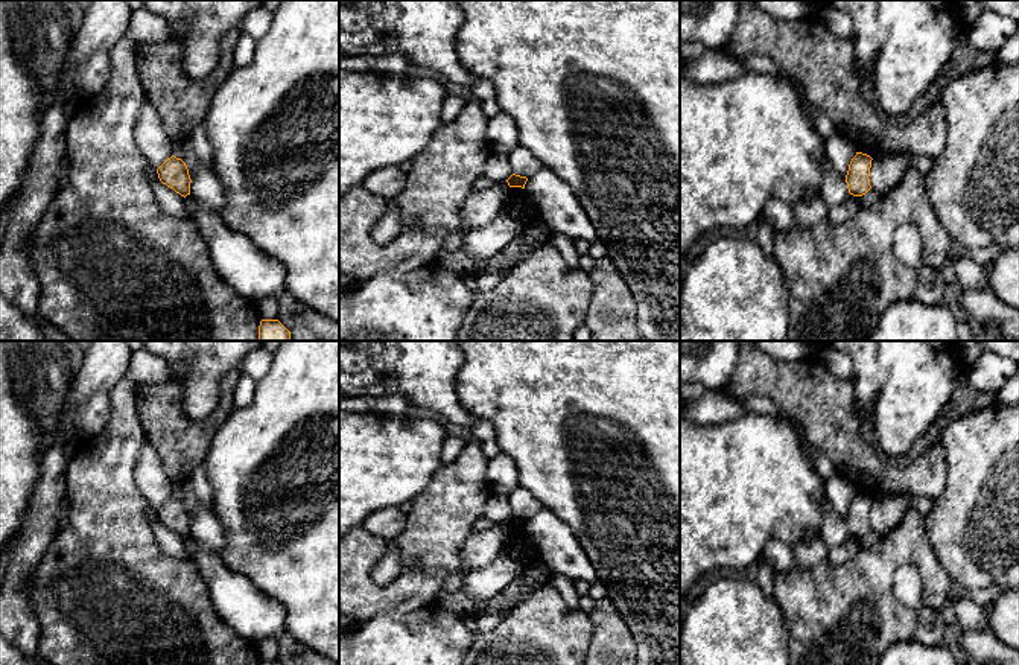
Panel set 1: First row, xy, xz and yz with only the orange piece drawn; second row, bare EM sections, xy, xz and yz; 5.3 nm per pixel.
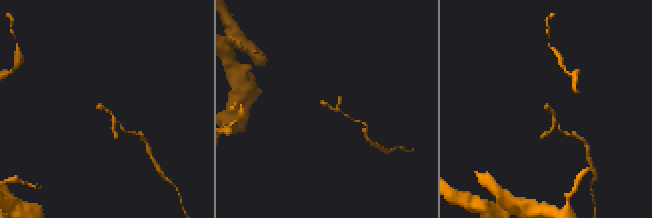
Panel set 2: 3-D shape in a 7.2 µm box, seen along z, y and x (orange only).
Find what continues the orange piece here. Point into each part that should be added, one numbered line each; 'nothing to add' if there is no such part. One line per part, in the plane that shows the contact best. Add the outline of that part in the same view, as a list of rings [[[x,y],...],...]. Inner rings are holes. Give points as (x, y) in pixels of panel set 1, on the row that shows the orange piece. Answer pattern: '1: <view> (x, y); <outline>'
nothing to add

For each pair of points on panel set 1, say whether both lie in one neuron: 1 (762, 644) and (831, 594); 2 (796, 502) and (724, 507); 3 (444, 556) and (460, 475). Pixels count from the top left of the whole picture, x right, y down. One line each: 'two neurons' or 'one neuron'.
1: two neurons
2: one neuron
3: one neuron

